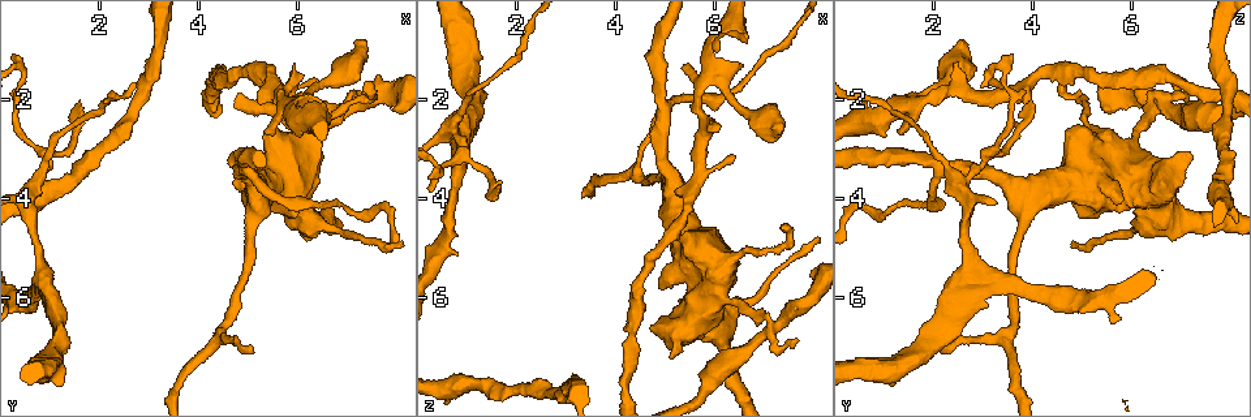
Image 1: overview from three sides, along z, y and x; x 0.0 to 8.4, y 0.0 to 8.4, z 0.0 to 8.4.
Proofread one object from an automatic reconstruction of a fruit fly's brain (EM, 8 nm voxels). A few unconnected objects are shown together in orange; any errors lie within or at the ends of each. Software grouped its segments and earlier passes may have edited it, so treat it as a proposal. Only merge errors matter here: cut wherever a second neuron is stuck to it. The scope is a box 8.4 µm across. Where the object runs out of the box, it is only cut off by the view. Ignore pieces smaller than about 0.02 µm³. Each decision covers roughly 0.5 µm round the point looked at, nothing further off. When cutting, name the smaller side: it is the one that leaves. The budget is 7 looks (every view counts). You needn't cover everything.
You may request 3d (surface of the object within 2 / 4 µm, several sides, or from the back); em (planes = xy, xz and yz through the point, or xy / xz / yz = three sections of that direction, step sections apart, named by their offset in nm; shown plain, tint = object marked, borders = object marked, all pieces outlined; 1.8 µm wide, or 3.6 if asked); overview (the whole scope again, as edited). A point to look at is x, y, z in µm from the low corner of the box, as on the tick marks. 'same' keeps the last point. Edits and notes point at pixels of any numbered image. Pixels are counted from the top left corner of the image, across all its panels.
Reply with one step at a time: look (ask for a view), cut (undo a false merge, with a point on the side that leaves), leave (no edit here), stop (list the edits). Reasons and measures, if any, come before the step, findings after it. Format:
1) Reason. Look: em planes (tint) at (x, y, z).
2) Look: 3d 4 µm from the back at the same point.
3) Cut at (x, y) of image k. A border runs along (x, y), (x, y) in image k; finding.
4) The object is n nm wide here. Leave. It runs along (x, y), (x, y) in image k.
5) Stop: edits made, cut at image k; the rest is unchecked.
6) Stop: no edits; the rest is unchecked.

Three arms meet. Look: 3d 4 µm at (6.00, 2.05, 1.65).

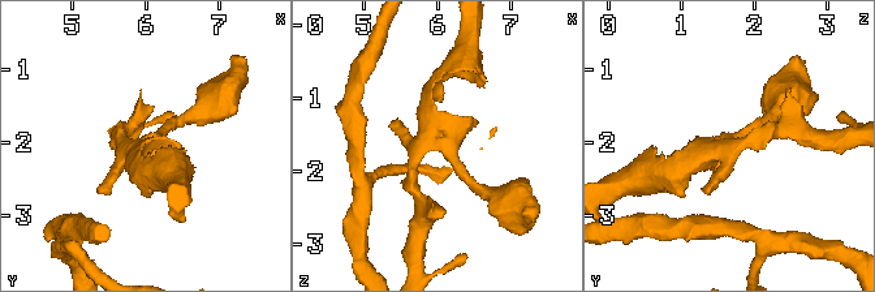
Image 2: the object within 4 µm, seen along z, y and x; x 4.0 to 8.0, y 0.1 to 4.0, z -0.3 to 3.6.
Now the EM. Look: em planes (tint) at (6.05, 2.05, 1.60).

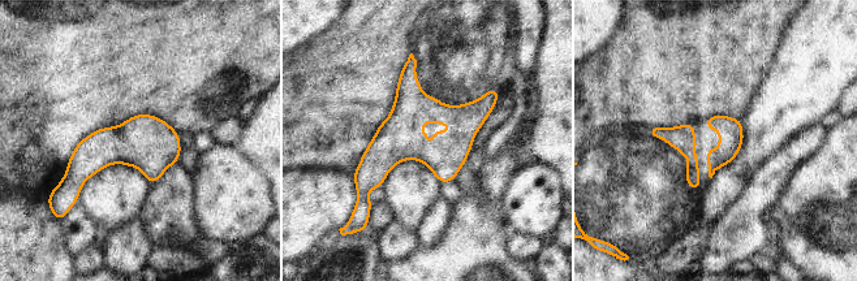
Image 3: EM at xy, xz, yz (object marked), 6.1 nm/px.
Leave. It runs along (408, 69), (408, 115), (365, 190) in image 3; continuous, no second neuron.

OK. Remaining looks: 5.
Three arms meet. Look: em 3.6 µm planes (tint) at (5.00, 3.40, 2.15).

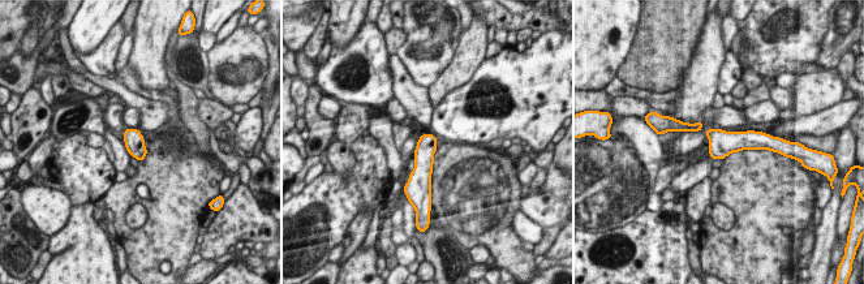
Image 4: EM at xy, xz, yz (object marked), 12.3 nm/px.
Leave. All the same neuron.

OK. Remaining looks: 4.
Sharp bend. Look: em xy step 8 (tint) at (0.75, 3.70, 2.50).

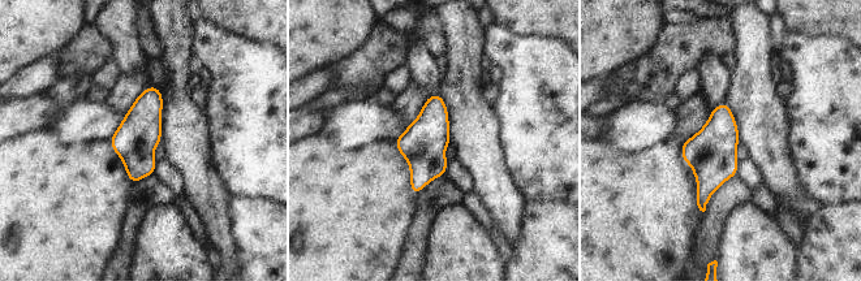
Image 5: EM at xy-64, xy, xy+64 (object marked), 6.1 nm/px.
Look: em planes (tint) at the same point.

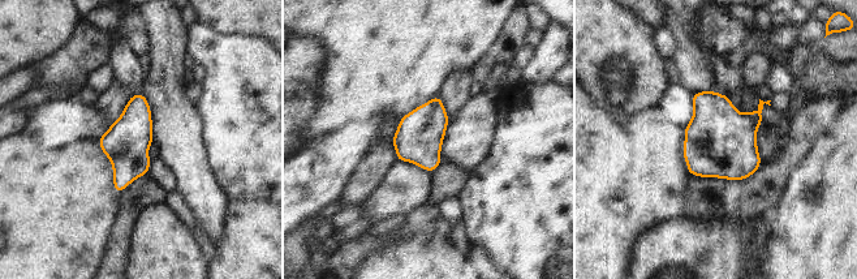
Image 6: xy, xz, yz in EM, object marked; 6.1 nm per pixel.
Leave. All the same neuron.

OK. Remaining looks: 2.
Stop: no edits; the rest is unchecked.

